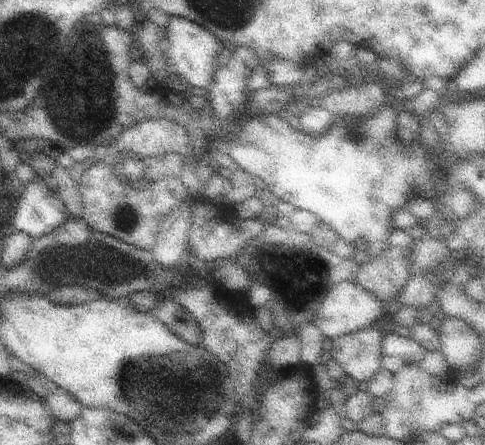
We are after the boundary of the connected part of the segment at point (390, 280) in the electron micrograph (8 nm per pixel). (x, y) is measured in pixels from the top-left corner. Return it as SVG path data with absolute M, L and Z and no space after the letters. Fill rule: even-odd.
M393 230L385 250L361 266L355 282L377 294L381 302L393 300L411 278L411 250L415 250L415 240L403 230Z

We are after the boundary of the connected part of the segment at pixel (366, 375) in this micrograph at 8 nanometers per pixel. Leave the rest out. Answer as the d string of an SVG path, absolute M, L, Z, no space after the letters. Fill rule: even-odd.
M371 326L329 340L327 350L345 374L363 386L369 384L381 368L383 336L379 326Z

